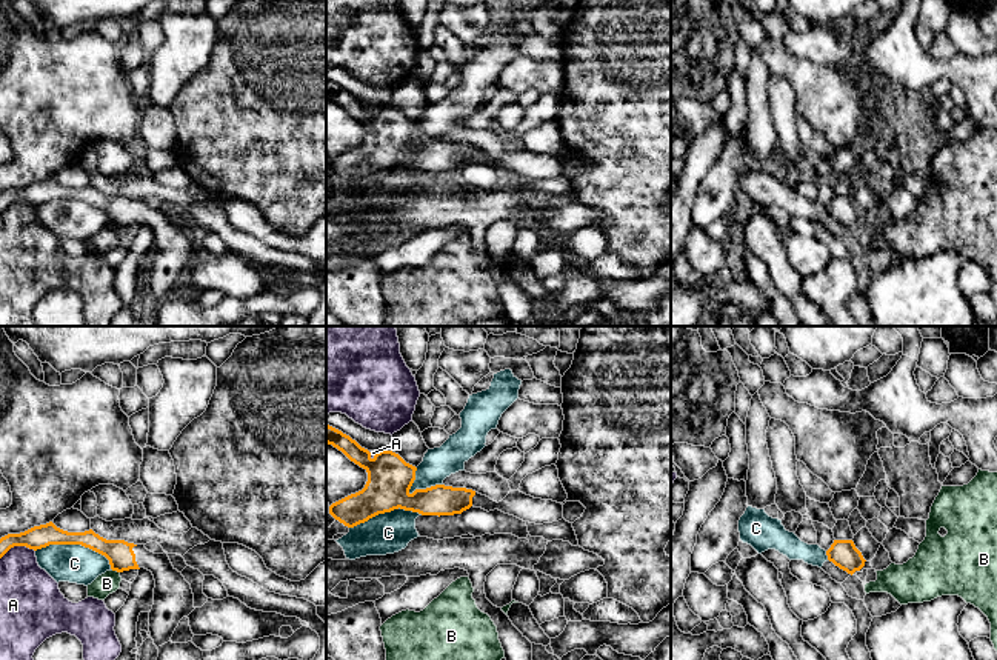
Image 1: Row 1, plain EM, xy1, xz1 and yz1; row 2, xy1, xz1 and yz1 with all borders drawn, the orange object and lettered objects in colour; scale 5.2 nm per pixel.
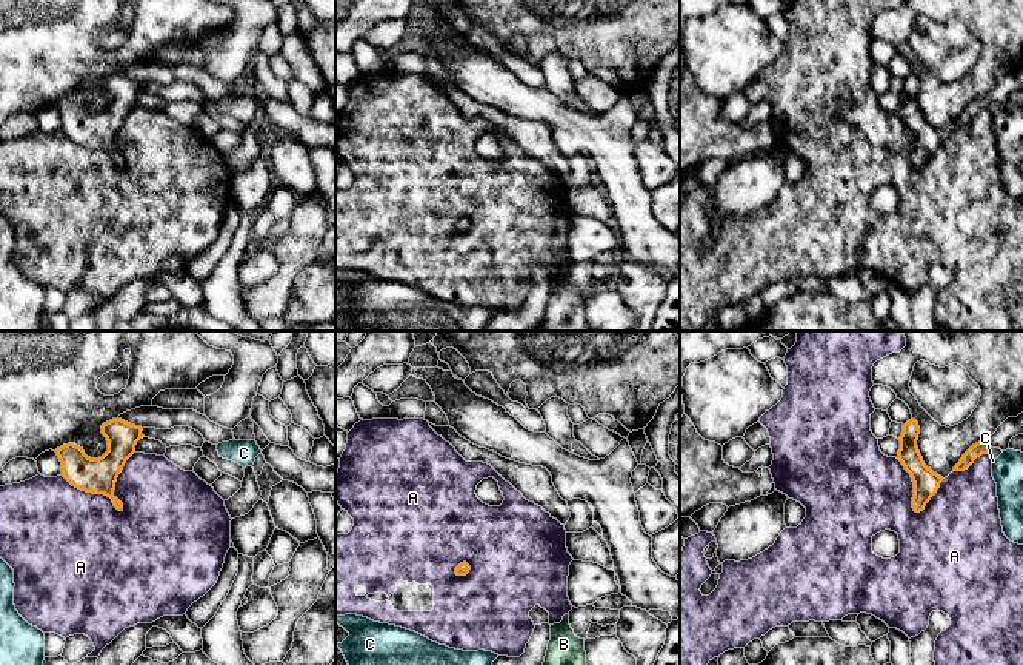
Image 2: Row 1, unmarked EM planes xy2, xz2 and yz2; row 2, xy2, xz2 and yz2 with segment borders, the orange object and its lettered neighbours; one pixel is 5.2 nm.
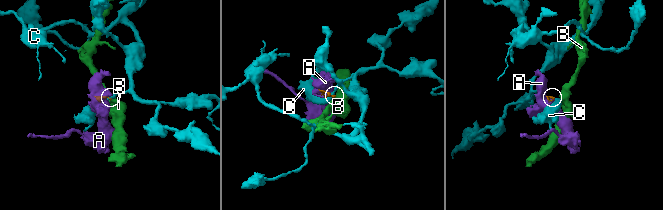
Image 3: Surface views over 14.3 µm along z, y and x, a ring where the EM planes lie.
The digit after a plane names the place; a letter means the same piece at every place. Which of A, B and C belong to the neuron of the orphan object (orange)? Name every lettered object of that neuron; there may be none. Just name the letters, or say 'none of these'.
none of these

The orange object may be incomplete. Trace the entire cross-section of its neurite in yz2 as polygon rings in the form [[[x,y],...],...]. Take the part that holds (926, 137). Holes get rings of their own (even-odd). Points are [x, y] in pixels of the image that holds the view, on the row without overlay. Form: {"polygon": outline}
{"polygon": [[[915,74],[908,75],[903,80],[903,88],[898,92],[900,105],[897,114],[901,117],[905,125],[911,129],[914,137],[912,163],[915,168],[925,165],[926,159],[940,143],[943,132],[928,123],[918,106],[917,95],[920,82]]]}

